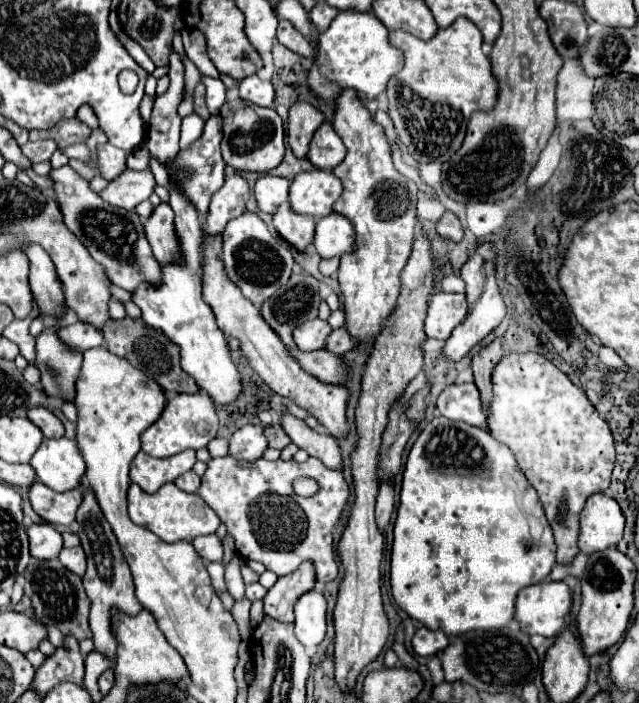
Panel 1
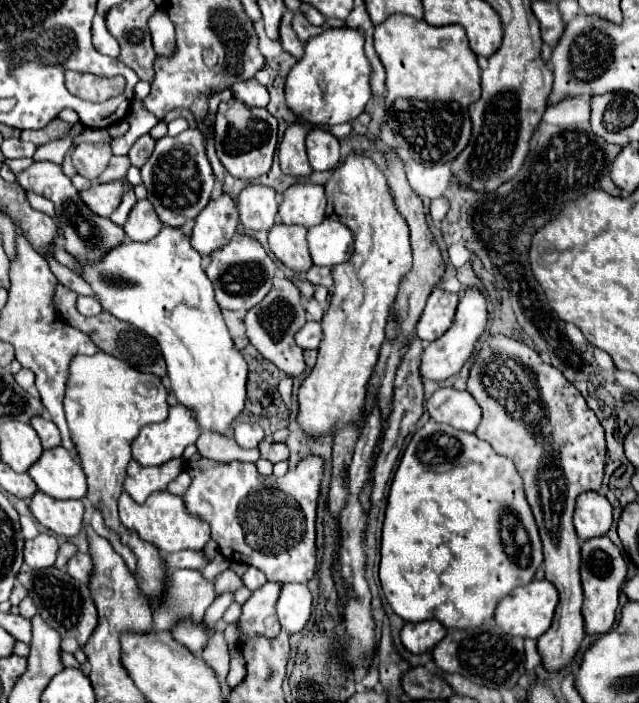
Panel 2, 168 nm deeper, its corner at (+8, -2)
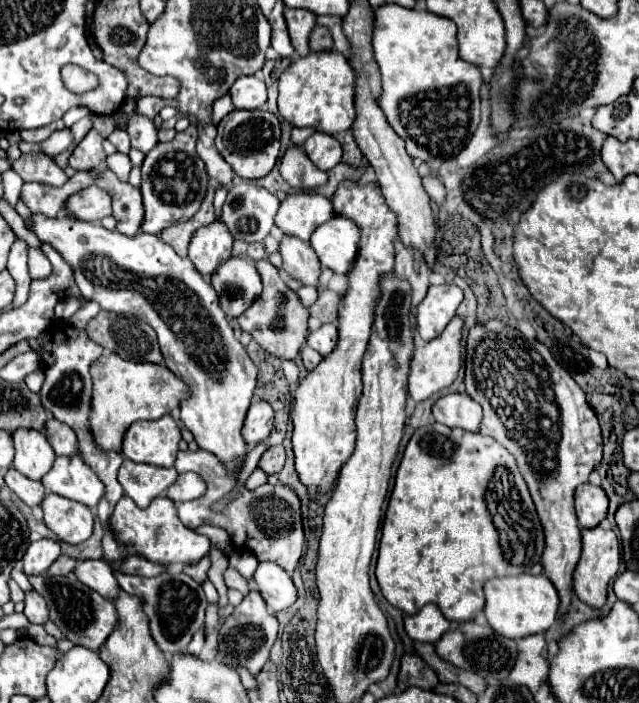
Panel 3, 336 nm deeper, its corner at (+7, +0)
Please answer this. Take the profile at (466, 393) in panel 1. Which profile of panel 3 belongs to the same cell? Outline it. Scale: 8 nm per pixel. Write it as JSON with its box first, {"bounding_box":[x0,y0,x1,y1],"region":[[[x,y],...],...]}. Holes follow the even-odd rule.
{"bounding_box":[433,394,481,432],"region":[[[447,394],[439,398],[433,406],[433,416],[439,424],[449,428],[463,428],[467,432],[477,432],[481,424],[481,406],[473,402],[467,394]]]}

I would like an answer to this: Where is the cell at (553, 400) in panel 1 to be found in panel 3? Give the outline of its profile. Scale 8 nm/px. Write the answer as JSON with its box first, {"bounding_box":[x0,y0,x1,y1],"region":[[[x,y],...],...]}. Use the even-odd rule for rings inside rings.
{"bounding_box":[465,320,603,614],"region":[[[501,320],[475,324],[469,330],[465,346],[465,386],[467,394],[483,408],[479,432],[491,436],[515,456],[519,472],[529,486],[545,532],[543,572],[557,586],[561,596],[559,612],[563,614],[571,602],[571,576],[581,556],[581,534],[573,494],[601,462],[603,442],[597,416],[585,400],[585,392],[557,364],[549,348],[539,340],[527,340],[517,328]],[[585,440],[595,440],[597,448],[589,452]]]}

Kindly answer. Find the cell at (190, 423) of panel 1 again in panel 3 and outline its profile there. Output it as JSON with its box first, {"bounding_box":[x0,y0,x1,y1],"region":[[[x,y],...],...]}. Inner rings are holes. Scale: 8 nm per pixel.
{"bounding_box":[121,416,181,468],"region":[[[171,416],[153,422],[133,422],[123,436],[121,454],[131,462],[171,468],[179,440],[181,432]]]}

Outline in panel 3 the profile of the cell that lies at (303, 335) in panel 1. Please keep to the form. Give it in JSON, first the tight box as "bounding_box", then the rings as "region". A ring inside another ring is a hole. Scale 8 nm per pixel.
{"bounding_box":[307,324,339,356],"region":[[[323,324],[319,330],[315,330],[315,332],[309,334],[307,344],[309,344],[313,350],[317,350],[321,356],[327,356],[327,354],[331,354],[333,348],[337,346],[337,338],[339,338],[337,326],[333,326],[333,324]]]}

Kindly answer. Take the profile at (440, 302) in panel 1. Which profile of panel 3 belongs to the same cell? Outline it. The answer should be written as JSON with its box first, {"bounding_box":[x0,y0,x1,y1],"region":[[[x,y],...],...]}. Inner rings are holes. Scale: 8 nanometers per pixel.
{"bounding_box":[415,284,463,342],"region":[[[443,284],[443,286],[429,286],[427,296],[423,302],[415,308],[415,320],[417,320],[417,332],[427,342],[437,338],[445,326],[455,316],[457,306],[463,300],[463,290],[455,284]]]}

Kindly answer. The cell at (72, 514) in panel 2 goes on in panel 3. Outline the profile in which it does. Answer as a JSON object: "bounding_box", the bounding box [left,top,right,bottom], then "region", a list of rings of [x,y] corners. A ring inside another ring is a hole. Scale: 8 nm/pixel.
{"bounding_box":[41,494,93,544],"region":[[[47,494],[41,502],[45,524],[55,536],[67,544],[81,544],[93,532],[93,512],[59,494]]]}

